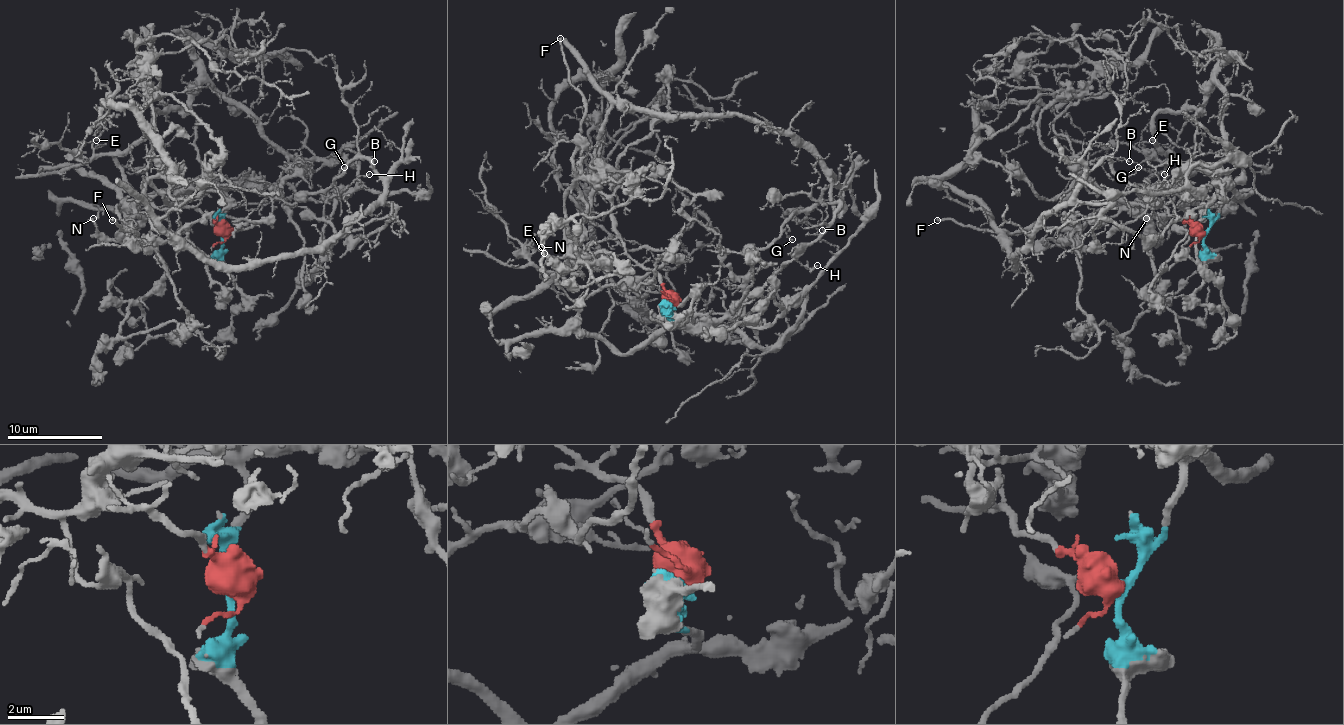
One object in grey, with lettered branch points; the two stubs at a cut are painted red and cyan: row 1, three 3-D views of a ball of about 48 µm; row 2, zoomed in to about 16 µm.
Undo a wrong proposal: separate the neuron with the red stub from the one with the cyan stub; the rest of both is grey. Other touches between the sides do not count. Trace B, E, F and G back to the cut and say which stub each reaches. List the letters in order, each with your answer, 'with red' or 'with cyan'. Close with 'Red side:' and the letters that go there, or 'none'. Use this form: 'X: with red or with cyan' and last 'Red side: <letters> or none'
B: with red
E: with cyan
F: with cyan
G: with red
Red side: B, G

